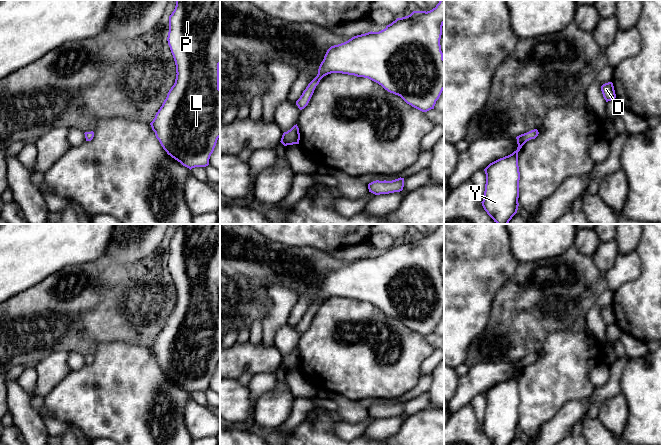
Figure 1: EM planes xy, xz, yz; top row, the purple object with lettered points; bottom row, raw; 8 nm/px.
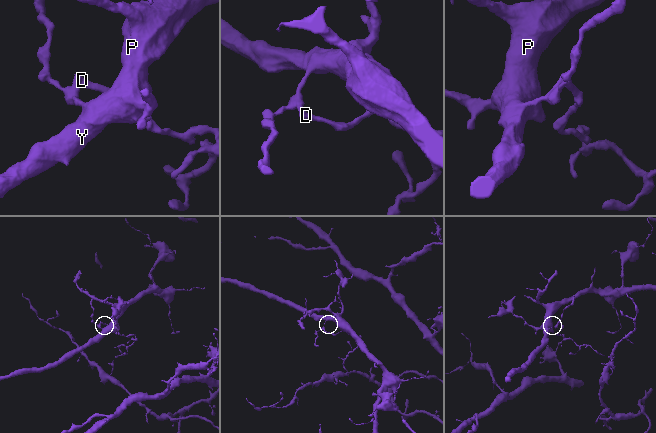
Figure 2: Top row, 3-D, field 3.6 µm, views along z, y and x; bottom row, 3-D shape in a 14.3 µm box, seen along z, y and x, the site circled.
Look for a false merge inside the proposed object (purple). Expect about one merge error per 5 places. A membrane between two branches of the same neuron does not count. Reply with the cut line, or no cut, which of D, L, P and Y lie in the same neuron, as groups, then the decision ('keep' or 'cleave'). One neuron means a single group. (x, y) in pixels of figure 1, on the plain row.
no cut | D L P Y | keep

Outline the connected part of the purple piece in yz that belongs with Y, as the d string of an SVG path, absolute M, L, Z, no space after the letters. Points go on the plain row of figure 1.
M537 353L516 361L517 374L490 387L485 393L486 408L482 430L494 445L510 445L518 434L520 396L518 376L529 364L535 363Z

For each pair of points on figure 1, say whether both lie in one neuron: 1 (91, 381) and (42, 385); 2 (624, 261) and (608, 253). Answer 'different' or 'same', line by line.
1: different
2: different

